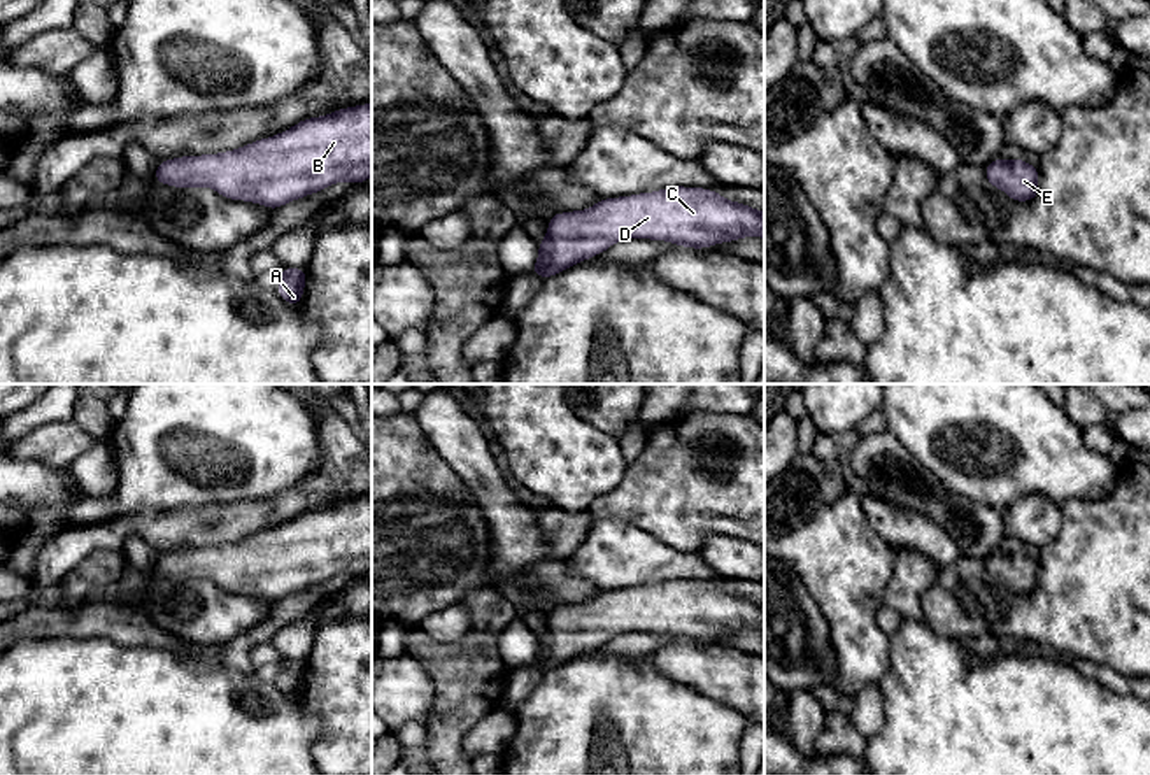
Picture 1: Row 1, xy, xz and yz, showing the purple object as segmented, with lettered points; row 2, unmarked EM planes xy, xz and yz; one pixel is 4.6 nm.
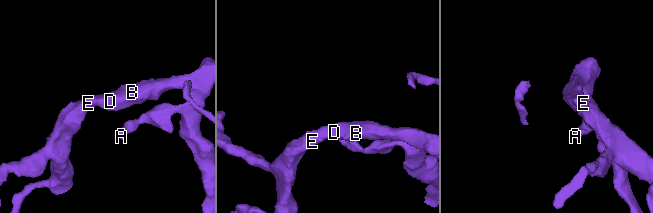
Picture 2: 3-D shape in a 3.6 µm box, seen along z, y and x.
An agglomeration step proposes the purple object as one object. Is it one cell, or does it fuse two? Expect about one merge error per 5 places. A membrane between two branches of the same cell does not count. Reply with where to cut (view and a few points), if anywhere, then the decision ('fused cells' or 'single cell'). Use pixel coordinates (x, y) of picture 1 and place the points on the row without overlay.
no cut; single cell

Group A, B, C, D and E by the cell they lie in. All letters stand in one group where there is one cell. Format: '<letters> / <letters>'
A B C D E

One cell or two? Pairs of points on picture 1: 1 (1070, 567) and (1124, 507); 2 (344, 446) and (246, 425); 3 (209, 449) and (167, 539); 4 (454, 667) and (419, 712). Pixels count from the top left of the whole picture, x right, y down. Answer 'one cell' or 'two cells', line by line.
1: one cell
2: two cells
3: two cells
4: two cells

